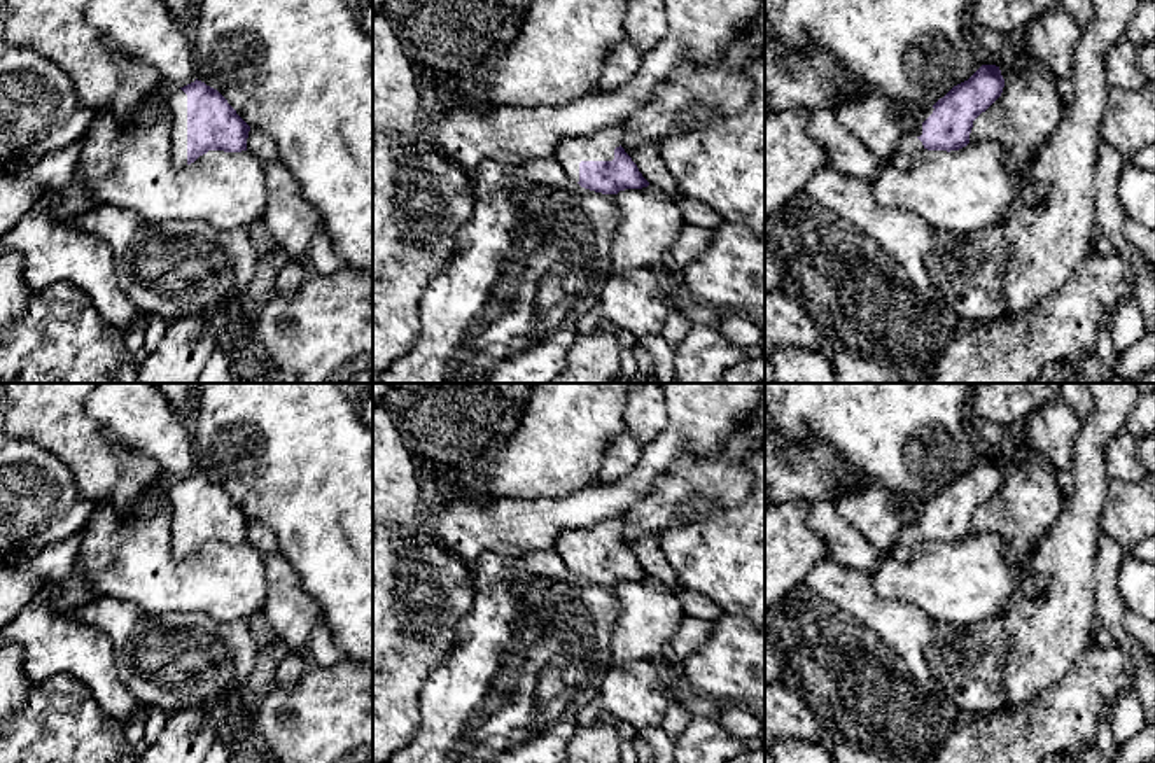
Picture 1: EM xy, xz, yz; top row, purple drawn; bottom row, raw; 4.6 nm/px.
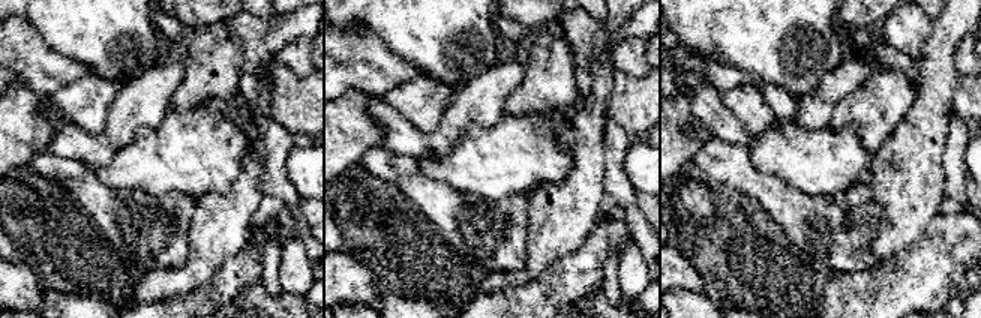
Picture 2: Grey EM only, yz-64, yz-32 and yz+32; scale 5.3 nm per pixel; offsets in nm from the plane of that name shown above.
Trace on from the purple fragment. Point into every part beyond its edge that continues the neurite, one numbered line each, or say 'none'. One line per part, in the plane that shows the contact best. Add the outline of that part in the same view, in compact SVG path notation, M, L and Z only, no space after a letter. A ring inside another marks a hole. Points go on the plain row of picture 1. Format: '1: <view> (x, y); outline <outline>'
1: xy (179, 490); outline M177 480L170 488L170 504L172 504L172 536L170 548L172 556L177 562L187 558L187 486Z

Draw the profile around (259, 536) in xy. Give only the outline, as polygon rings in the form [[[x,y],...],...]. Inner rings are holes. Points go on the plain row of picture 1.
[[[248,523],[247,542],[257,548],[262,555],[278,553],[278,541],[275,532],[262,523]]]

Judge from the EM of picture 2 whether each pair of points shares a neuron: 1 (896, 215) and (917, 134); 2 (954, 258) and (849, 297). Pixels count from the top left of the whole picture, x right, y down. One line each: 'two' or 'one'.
1: one
2: one

